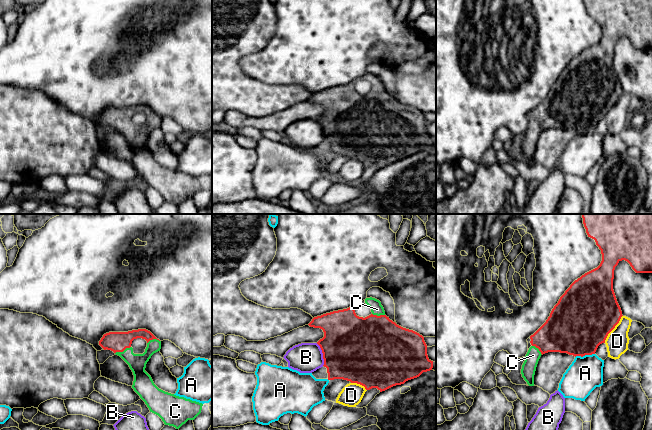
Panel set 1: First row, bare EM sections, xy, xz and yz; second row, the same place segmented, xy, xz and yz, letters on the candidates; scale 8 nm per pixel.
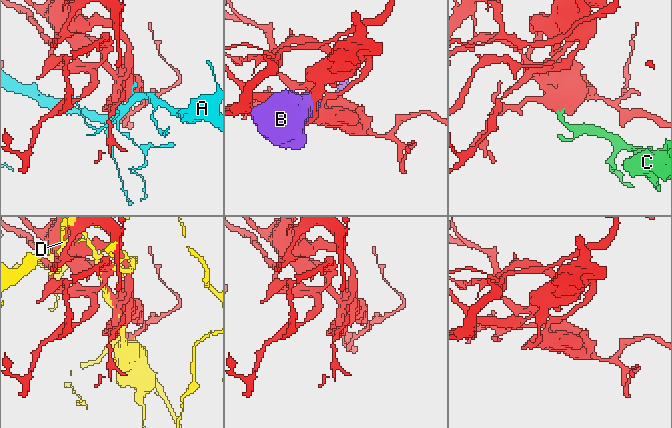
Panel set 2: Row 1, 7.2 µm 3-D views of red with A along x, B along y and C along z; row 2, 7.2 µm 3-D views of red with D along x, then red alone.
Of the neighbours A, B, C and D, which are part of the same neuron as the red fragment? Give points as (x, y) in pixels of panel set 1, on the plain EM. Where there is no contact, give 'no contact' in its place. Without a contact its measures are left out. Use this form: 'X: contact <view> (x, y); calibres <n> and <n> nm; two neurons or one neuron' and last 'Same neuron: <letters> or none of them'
A: contact yz (584, 131); calibres 480 and 280 nm; two neurons
B: contact xz (323, 130); calibres 500 and 240 nm; two neurons
C: contact xy (122, 127); calibres 160 and 140 nm; one neuron
D: contact yz (613, 104); calibres 480 and 180 nm; two neurons
Same neuron: C

